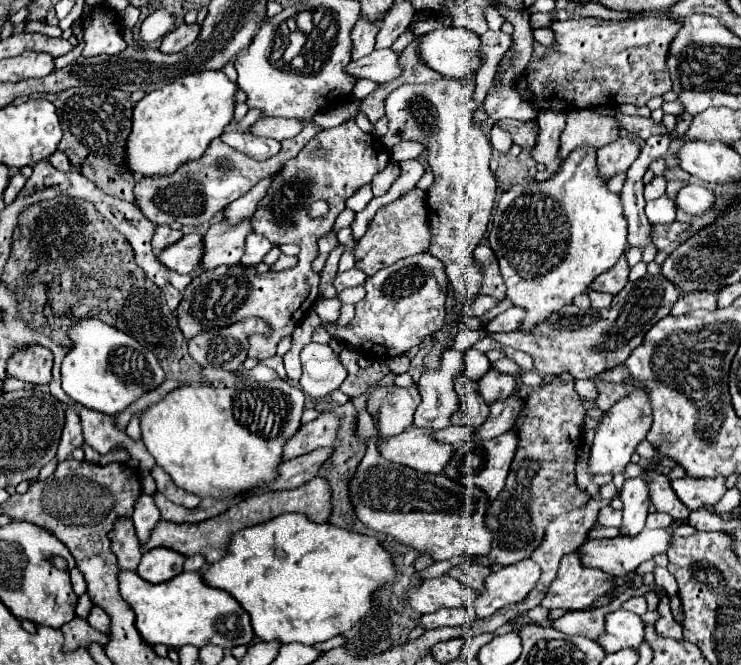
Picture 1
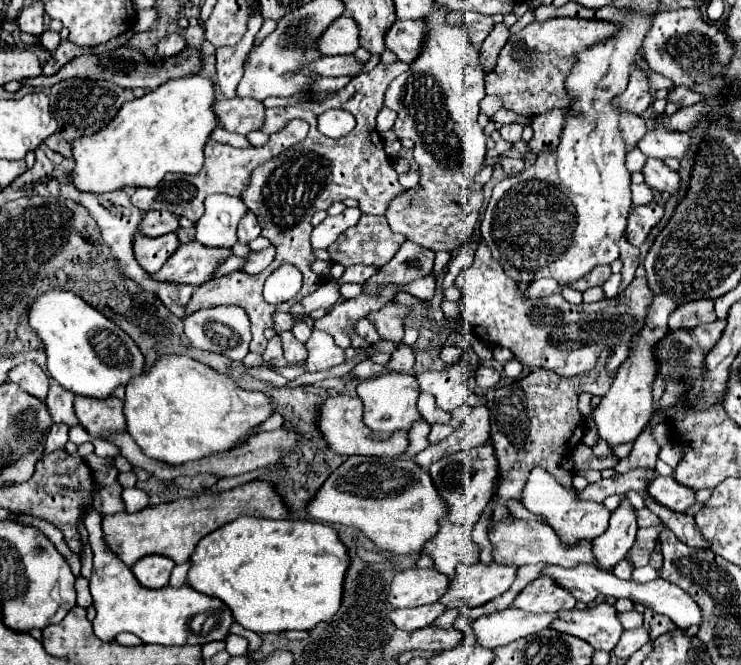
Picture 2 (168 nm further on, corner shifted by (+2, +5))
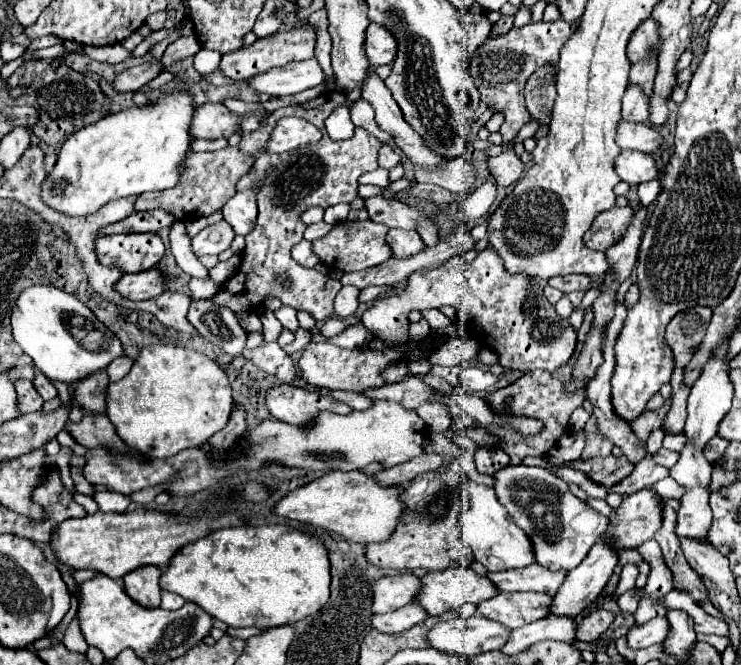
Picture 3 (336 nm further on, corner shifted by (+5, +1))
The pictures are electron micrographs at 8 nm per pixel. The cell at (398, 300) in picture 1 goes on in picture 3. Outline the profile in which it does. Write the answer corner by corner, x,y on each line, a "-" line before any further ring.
389,229
387,243
391,245
395,257
409,257
425,247
417,231
405,231
405,229

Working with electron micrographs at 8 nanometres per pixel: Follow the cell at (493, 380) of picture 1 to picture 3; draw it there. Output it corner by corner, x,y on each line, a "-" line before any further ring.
467,367
457,375
457,381
465,391
479,393
491,389
497,383
497,377
487,367

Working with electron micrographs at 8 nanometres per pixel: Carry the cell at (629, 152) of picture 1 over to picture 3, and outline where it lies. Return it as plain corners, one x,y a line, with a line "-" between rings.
629,85
623,99
621,99
621,117
627,121
639,121
645,123
649,117
649,107
647,107
647,97
637,85

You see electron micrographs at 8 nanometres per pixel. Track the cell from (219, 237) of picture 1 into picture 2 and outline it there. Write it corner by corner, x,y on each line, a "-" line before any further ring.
196,241
180,245
166,265
154,273
154,279
202,285
208,281
218,265
232,255
232,247
204,247

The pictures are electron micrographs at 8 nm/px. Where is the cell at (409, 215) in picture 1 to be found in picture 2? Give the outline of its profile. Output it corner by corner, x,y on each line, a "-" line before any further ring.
362,215
356,227
350,227
348,231
344,231
344,233
328,247
328,253
330,253
332,263
344,265
344,267
356,265
356,263
382,267
382,265
386,265
386,263
396,255
396,251
402,247
404,241
406,241
406,237
400,235
400,233
394,233
394,231
388,227
388,221
386,221
384,217
380,217
380,215

